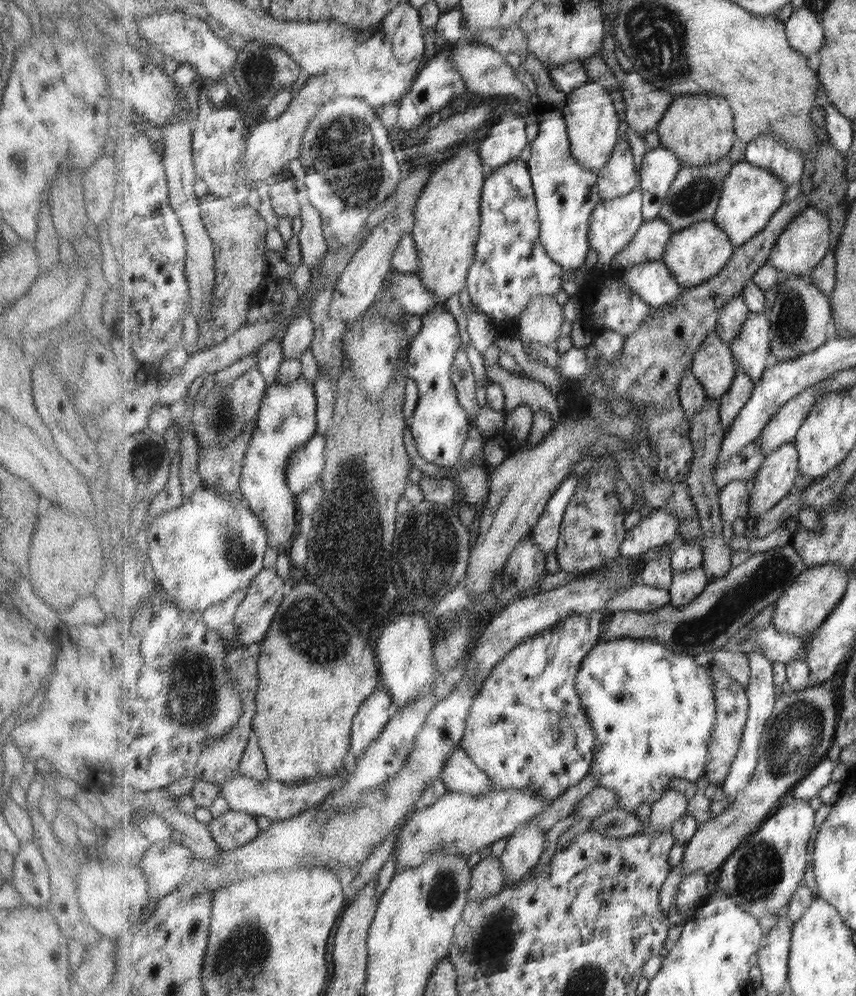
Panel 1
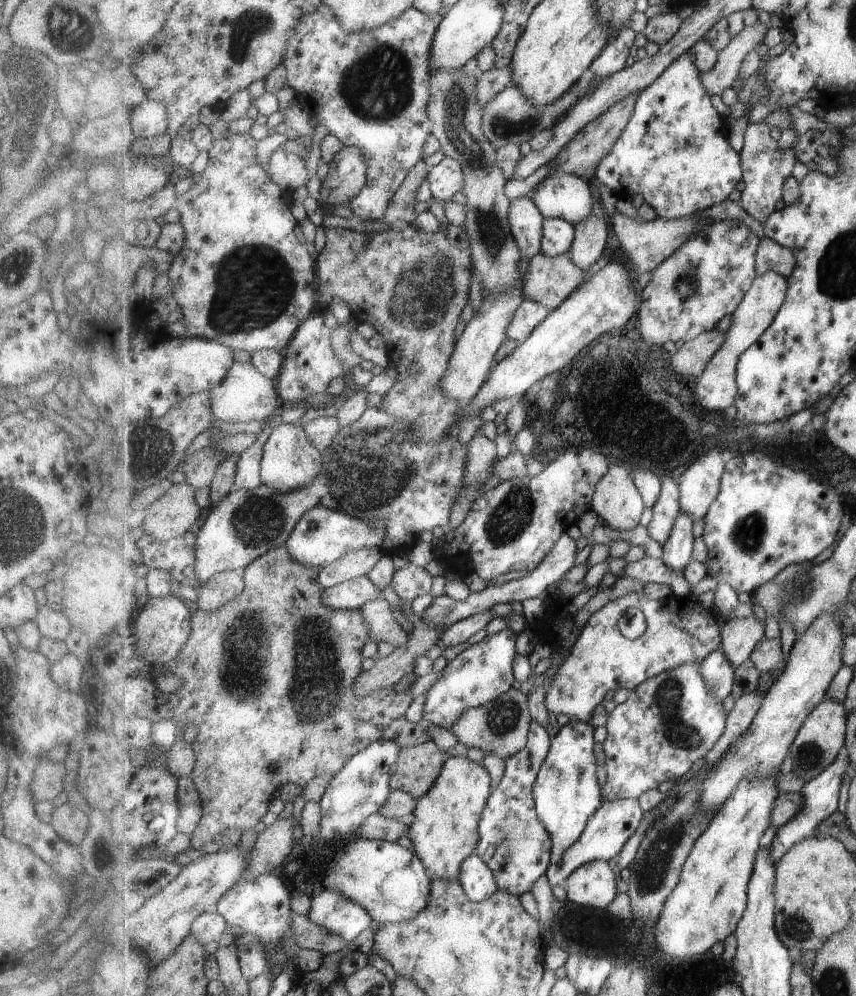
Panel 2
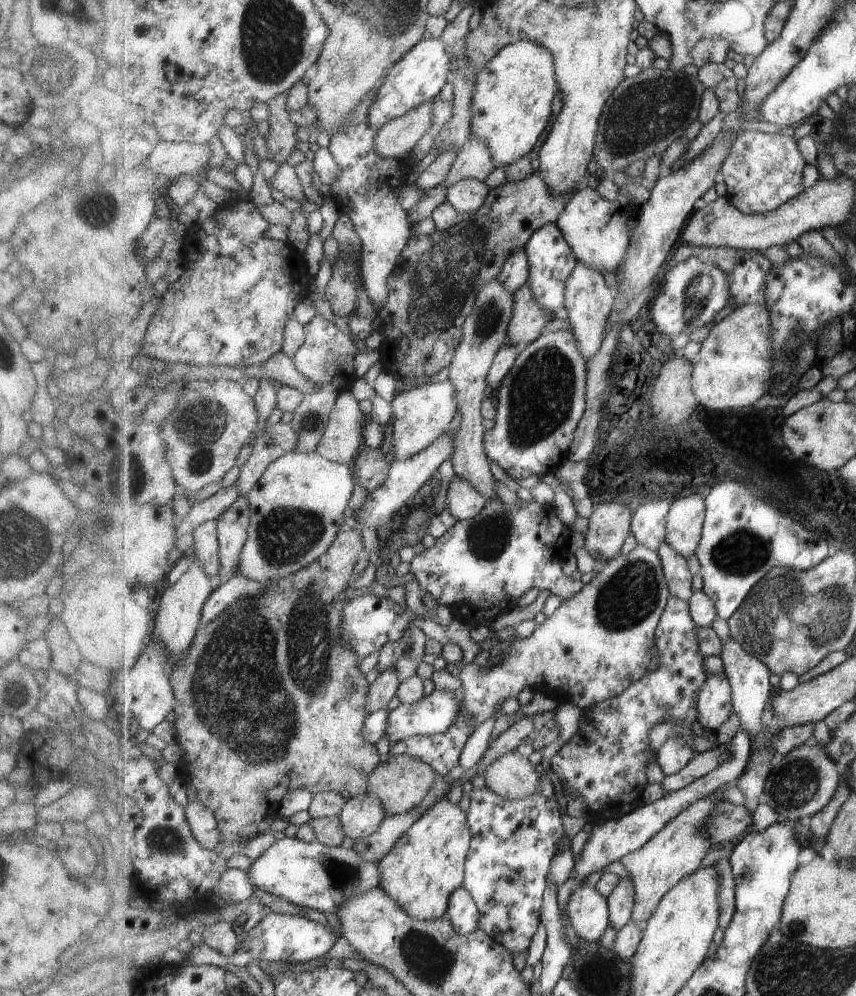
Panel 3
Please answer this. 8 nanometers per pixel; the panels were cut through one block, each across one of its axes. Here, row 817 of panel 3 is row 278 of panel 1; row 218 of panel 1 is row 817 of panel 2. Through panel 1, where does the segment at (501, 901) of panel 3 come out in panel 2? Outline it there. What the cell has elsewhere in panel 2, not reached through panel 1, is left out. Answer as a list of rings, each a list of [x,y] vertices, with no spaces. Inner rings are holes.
[[[531,724],[528,745],[505,761],[504,775],[489,797],[480,822],[480,841],[476,853],[494,872],[502,891],[521,896],[532,892],[535,883],[552,864],[552,838],[541,822],[533,791],[536,780],[552,746],[552,739],[541,724]]]

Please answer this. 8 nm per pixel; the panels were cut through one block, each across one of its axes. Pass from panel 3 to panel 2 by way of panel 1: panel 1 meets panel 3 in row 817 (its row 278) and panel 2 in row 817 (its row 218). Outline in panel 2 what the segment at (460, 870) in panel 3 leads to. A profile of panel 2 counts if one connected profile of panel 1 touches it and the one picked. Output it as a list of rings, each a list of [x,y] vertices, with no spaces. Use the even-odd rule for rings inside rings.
[[[451,757],[445,762],[433,788],[418,799],[407,834],[431,878],[458,880],[464,862],[476,852],[482,814],[491,796],[491,776],[485,767],[465,757]]]

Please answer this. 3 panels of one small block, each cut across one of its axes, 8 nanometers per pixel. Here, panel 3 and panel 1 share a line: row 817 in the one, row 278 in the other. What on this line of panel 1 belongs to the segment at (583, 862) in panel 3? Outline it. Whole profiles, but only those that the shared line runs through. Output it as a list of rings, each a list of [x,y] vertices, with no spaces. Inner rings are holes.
[[[663,260],[632,266],[624,271],[621,279],[654,307],[675,302],[686,289]]]

